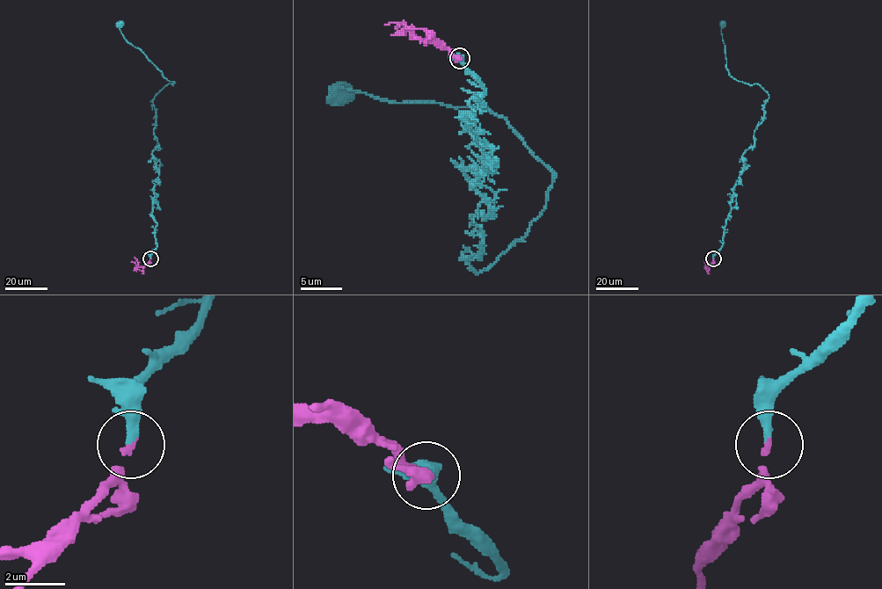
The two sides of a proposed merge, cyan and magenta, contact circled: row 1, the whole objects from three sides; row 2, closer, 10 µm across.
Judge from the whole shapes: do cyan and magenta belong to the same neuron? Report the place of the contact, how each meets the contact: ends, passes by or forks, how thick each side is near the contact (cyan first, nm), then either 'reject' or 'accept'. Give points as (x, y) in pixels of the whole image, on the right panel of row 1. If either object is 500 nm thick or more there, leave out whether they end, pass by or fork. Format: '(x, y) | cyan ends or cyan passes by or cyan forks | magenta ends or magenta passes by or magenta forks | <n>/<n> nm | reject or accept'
(713, 258) | cyan ends | magenta ends | 320/190 nm | accept

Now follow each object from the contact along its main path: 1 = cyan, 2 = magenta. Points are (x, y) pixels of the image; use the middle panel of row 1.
1: (459, 57), (484, 92), (465, 119), (492, 163), (465, 173), (486, 270), (552, 173), (484, 107), (341, 97)
2: (459, 57), (434, 40), (416, 39), (407, 26), (397, 22), (384, 25)

